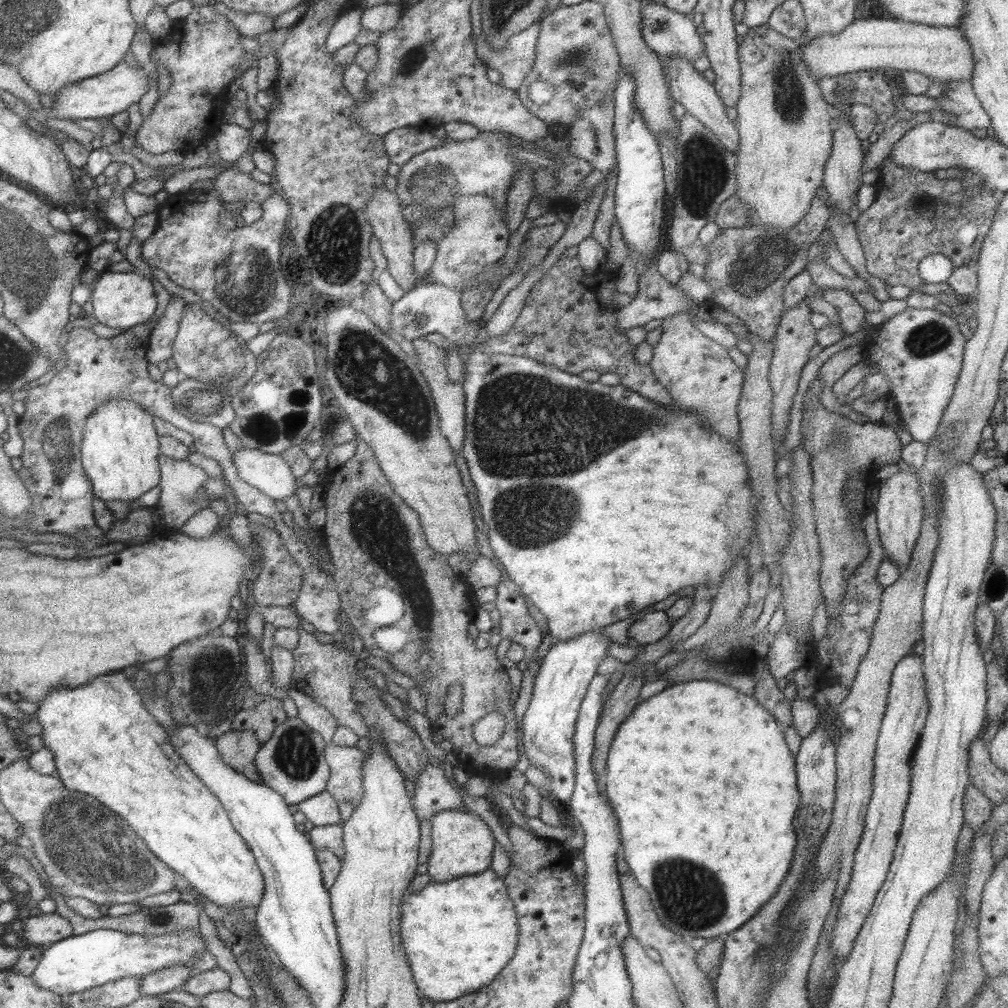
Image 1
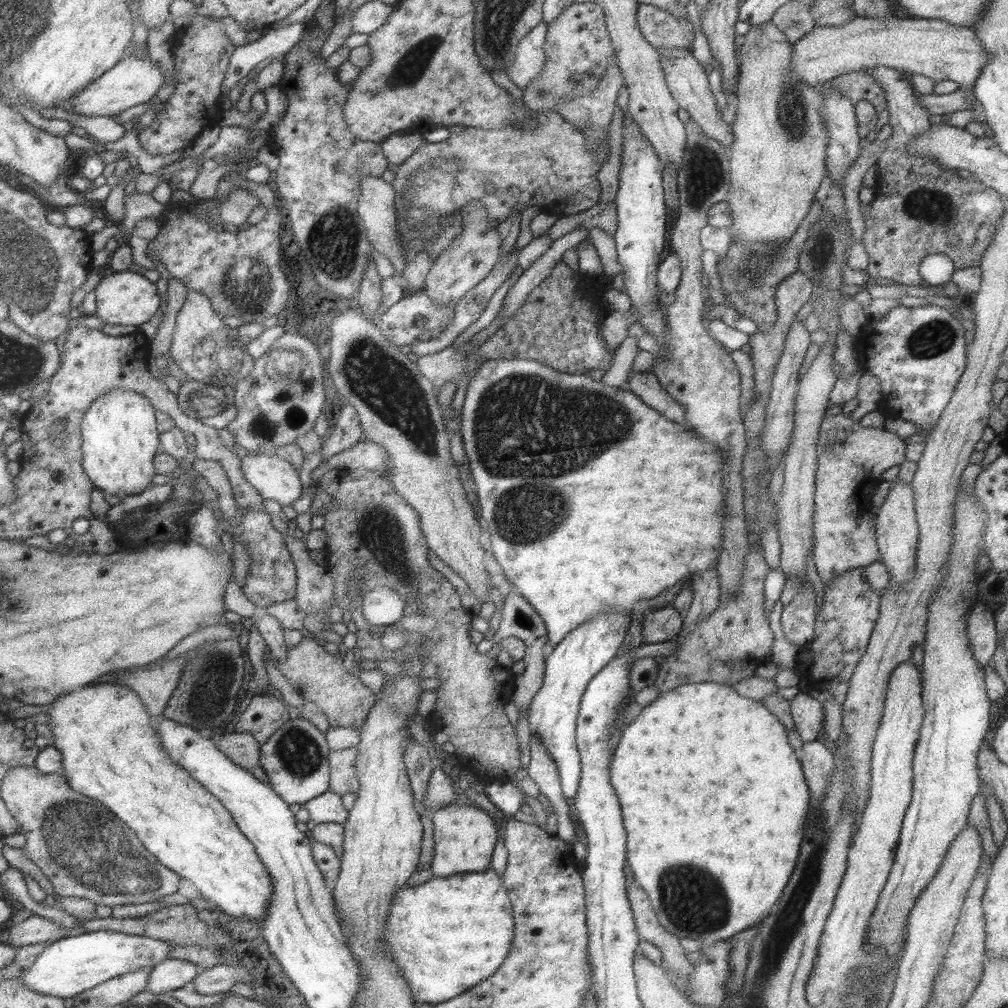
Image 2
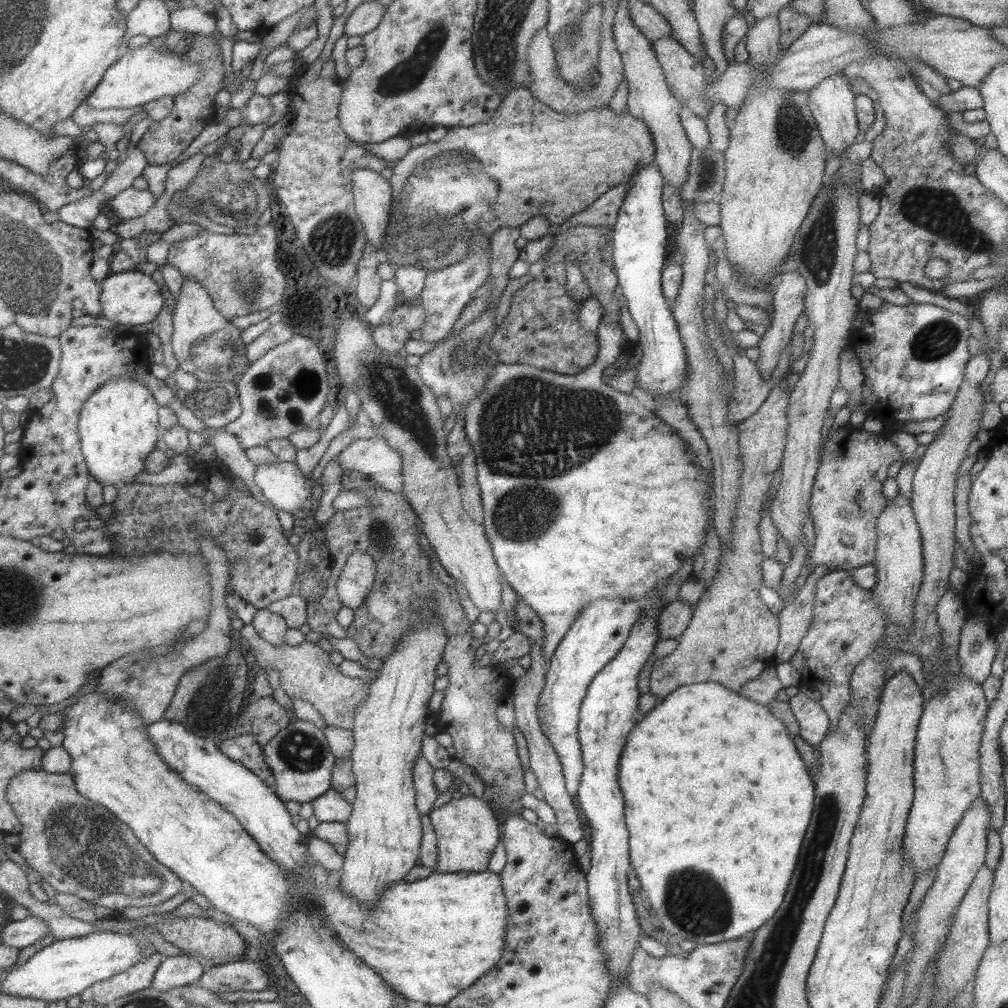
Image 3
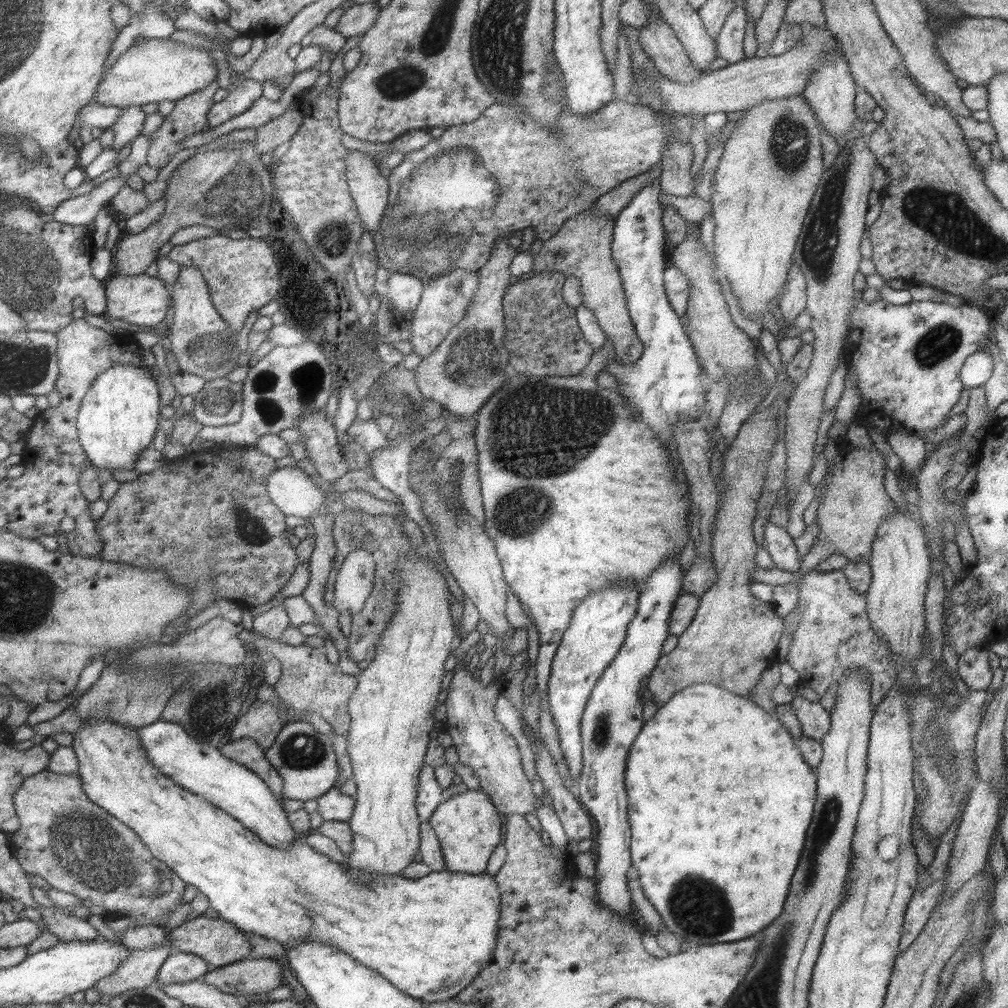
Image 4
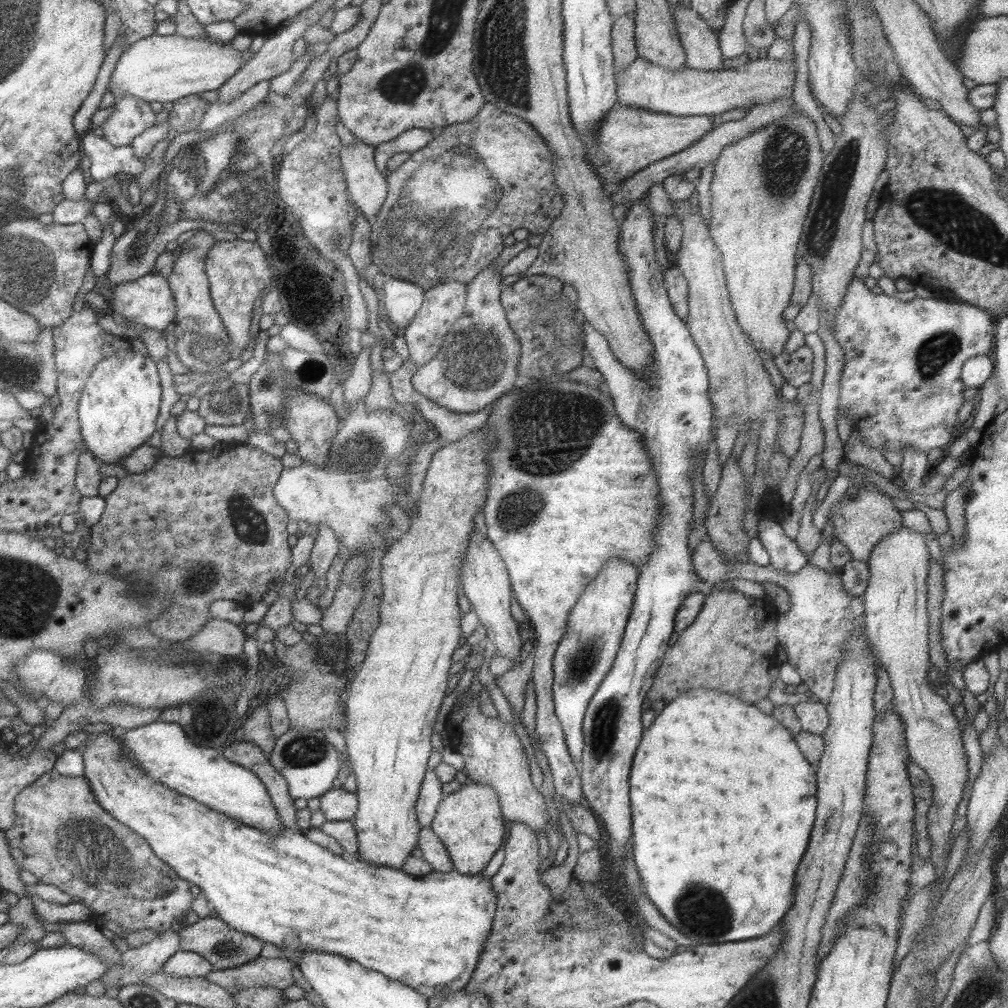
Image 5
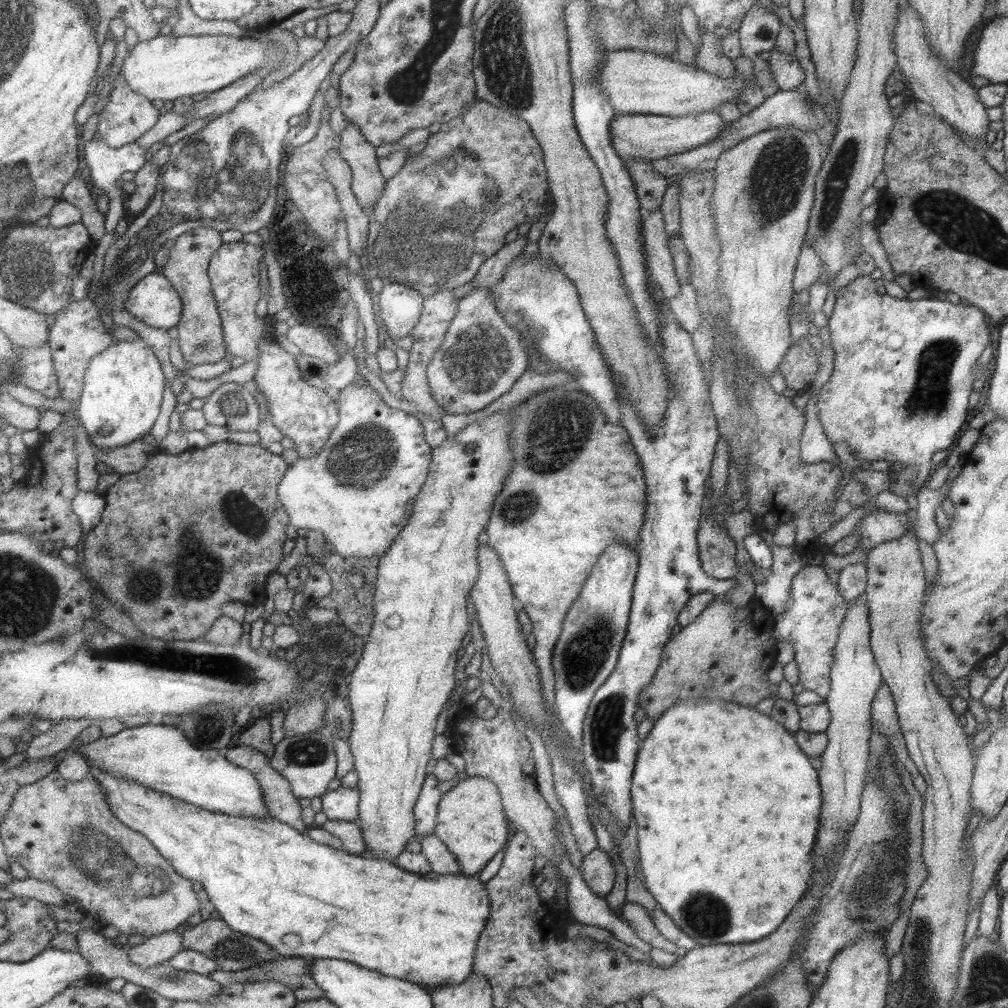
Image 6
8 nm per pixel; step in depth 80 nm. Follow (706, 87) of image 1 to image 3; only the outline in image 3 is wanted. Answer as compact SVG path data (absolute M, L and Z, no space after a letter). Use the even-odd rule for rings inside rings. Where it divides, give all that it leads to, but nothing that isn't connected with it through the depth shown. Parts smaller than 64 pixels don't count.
M670 36L658 38L651 44L672 95L699 120L705 121L710 108L704 101L708 77L702 64Z

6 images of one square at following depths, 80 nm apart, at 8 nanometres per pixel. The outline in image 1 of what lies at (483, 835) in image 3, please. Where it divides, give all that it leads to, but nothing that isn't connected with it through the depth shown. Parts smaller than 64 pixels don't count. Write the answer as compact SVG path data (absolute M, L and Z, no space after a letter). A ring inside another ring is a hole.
M449 810L435 814L430 822L431 850L426 873L433 883L475 875L489 869L495 840L481 819L467 810Z

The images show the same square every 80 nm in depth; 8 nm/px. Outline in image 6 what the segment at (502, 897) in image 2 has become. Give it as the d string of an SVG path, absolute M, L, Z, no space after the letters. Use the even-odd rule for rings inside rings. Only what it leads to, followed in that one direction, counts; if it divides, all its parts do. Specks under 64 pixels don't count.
M89 766L89 775L101 785L101 791L105 793L105 803L109 805L111 813L117 817L123 825L143 836L148 837L155 850L171 863L174 871L181 877L194 882L201 883L203 887L203 897L208 902L210 908L215 908L219 919L235 932L252 936L275 948L280 956L301 957L310 956L311 958L339 959L357 964L363 968L380 972L383 976L398 978L399 980L409 980L413 984L420 984L423 990L431 993L433 990L444 986L457 986L461 984L470 972L472 972L472 960L476 949L478 936L485 926L489 916L490 900L485 886L477 880L476 876L467 876L463 874L436 874L433 871L423 874L413 874L399 868L393 862L383 859L363 858L360 855L349 854L341 848L331 848L326 844L321 844L311 840L307 834L299 833L287 824L283 824L271 816L261 817L261 819L247 819L235 816L223 815L217 812L208 812L185 803L181 799L171 798L167 794L143 788L141 784L133 780L123 780L123 778L113 778L101 768Z

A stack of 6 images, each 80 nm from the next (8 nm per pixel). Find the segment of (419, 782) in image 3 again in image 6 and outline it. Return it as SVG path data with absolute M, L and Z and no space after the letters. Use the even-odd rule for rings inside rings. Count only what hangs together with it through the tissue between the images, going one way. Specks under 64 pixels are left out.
M433 774L427 775L413 806L413 830L418 838L431 834L435 830L436 807L442 797L441 792L437 790L437 782Z

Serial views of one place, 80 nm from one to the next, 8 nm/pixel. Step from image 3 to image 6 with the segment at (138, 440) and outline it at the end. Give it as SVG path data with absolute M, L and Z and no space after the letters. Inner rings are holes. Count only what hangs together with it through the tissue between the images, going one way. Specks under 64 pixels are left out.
M139 336L132 342L113 342L107 351L103 351L90 360L77 414L81 426L84 426L89 433L89 442L92 446L96 446L100 450L119 448L131 444L134 440L149 433L159 414L163 380L165 378L157 357L153 355L153 349L149 345L145 345Z

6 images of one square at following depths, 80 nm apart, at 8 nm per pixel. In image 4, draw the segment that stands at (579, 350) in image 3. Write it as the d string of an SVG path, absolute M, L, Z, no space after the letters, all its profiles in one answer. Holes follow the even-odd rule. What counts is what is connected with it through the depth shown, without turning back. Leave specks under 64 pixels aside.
M561 272L531 273L505 289L502 297L502 321L505 332L501 338L501 345L507 351L509 369L524 375L573 376L585 368L593 353L592 347L585 342L577 327L574 308L567 306L561 297L561 288L565 279Z

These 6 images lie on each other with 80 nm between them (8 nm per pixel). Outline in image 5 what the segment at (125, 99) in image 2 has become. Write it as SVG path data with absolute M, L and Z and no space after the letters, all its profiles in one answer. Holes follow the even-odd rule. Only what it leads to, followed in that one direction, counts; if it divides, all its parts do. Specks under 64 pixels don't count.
M153 32L128 45L121 53L112 77L106 84L106 90L112 92L114 100L128 94L148 103L171 104L185 96L197 95L205 90L217 90L241 66L247 64L248 56L248 43L242 50L237 50L230 41L227 41L227 45L221 45L175 33L159 36Z

